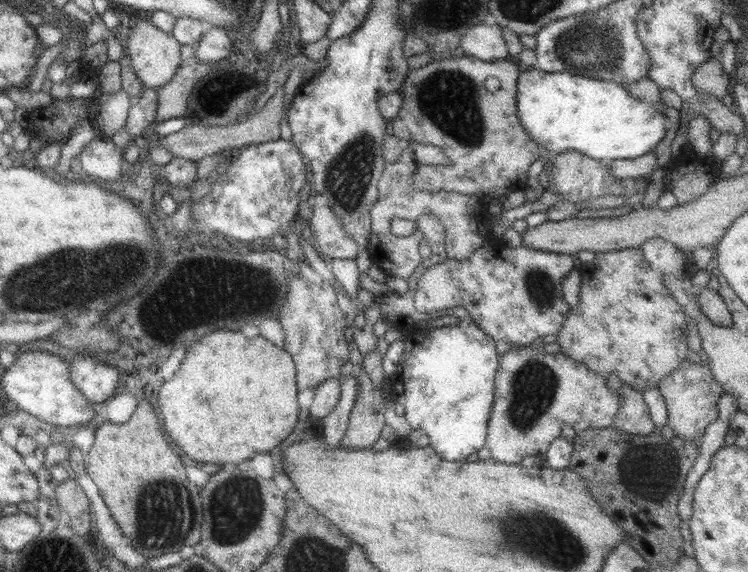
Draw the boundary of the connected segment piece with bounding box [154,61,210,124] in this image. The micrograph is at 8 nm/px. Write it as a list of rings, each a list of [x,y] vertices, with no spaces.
[[[199,61],[191,65],[179,65],[175,71],[175,76],[169,82],[156,88],[155,124],[169,118],[183,116],[191,89],[209,68],[210,63]]]

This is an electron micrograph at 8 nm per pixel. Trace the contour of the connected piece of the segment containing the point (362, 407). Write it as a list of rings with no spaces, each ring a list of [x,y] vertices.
[[[366,372],[357,374],[357,377],[358,389],[343,438],[340,440],[343,449],[370,448],[386,425],[383,422],[386,404],[383,403],[380,392],[373,386]]]

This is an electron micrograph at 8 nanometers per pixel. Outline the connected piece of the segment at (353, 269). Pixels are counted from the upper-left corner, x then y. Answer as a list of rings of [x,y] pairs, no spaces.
[[[332,259],[329,269],[358,310],[353,325],[362,330],[365,326],[365,318],[363,317],[363,304],[357,299],[357,290],[360,290],[360,287],[357,280],[359,271],[356,261],[354,259]]]

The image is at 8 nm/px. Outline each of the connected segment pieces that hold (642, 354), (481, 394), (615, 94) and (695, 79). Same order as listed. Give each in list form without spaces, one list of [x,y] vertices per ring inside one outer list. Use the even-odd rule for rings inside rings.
[[[639,247],[594,253],[594,259],[582,263],[579,271],[578,303],[568,310],[564,323],[555,334],[558,352],[577,364],[583,364],[603,379],[614,374],[623,384],[639,392],[657,387],[658,382],[675,370],[689,353],[687,318],[663,287],[661,274],[650,267]]]
[[[464,319],[459,321],[454,326],[442,326],[437,328],[429,328],[429,332],[423,332],[423,334],[413,334],[413,336],[407,336],[405,340],[402,356],[399,362],[396,364],[395,371],[395,386],[399,386],[399,390],[392,391],[391,400],[403,405],[404,418],[408,422],[412,430],[422,430],[428,436],[428,446],[430,446],[435,454],[439,455],[443,460],[451,461],[463,461],[469,454],[477,452],[482,446],[484,446],[487,434],[487,421],[493,406],[494,401],[494,380],[495,373],[498,369],[499,355],[495,351],[495,342],[491,340],[487,333],[484,333],[472,320]]]
[[[533,66],[522,67],[516,78],[516,86],[518,121],[532,141],[549,154],[576,151],[599,162],[607,159],[635,159],[654,151],[667,131],[665,115],[657,106],[629,96],[623,86],[614,82],[603,82],[566,72],[545,72]]]
[[[711,57],[698,66],[692,76],[693,88],[721,99],[730,92],[731,77],[722,69],[719,58]]]

